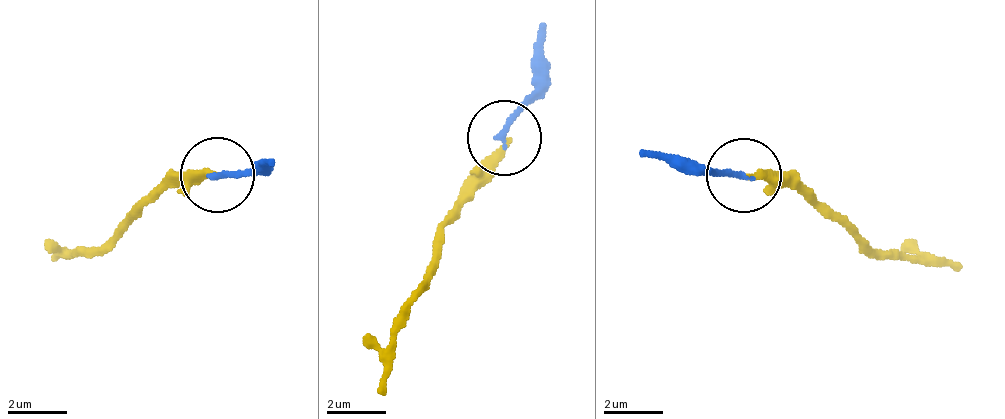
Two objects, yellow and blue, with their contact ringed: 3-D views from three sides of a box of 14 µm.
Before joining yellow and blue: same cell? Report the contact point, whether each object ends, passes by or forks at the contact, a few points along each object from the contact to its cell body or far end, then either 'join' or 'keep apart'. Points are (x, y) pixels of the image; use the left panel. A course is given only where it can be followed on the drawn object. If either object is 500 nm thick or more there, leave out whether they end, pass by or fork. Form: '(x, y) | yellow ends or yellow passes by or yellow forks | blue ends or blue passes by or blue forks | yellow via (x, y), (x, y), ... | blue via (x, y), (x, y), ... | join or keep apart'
(217, 175) | yellow ends | blue ends | yellow via (219, 173), (193, 174), (92, 248), (60, 253) | blue via (219, 173), (275, 156) | join

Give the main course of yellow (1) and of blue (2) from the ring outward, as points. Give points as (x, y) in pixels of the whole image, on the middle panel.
1: (506, 135), (406, 304), (386, 397)
2: (506, 135), (546, 25)

